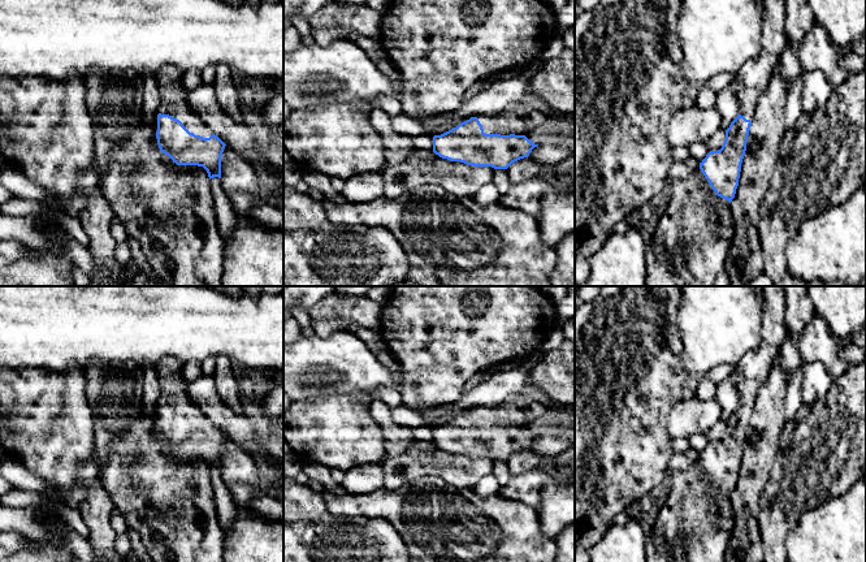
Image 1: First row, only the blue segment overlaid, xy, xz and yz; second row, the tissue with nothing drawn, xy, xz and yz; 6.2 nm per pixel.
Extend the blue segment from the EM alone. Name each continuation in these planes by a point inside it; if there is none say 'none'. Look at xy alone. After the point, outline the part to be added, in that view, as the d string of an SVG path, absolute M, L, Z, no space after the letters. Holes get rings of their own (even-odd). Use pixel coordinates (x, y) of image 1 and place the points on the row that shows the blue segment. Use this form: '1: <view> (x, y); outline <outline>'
1: xy (173, 98); outline M161 66L153 73L160 91L159 113L179 120L195 135L209 138L213 134L212 130L187 104L189 90L182 86L183 74L185 70L177 66Z

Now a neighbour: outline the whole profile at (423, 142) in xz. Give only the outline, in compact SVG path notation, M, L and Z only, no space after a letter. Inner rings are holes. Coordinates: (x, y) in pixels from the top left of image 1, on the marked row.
M423 134L419 137L413 137L412 140L415 148L433 151L433 137Z

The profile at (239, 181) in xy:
M228 144L221 155L221 181L235 216L254 220L252 211L260 198L255 168Z

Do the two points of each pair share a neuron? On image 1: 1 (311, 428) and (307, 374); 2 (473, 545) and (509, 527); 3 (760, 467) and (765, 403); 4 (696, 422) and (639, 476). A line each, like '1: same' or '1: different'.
1: different
2: same
3: same
4: different

